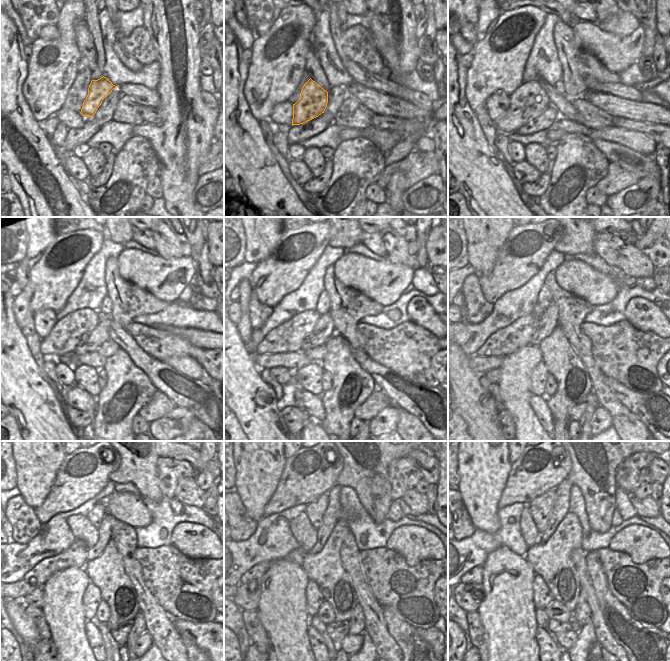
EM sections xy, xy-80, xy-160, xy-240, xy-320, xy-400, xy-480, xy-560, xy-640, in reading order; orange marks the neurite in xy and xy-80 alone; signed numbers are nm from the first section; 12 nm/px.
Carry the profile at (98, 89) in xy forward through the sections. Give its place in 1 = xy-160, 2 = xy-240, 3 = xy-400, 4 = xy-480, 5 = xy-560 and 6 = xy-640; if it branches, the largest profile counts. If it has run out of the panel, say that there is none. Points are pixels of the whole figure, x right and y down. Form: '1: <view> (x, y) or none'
1: xy-160 (529, 100)
2: xy-240 (64, 337)
3: xy-400 (505, 341)
4: xy-480 (76, 555)
5: xy-560 (256, 572)
6: xy-640 (474, 576)

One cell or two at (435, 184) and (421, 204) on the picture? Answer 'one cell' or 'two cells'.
one cell

